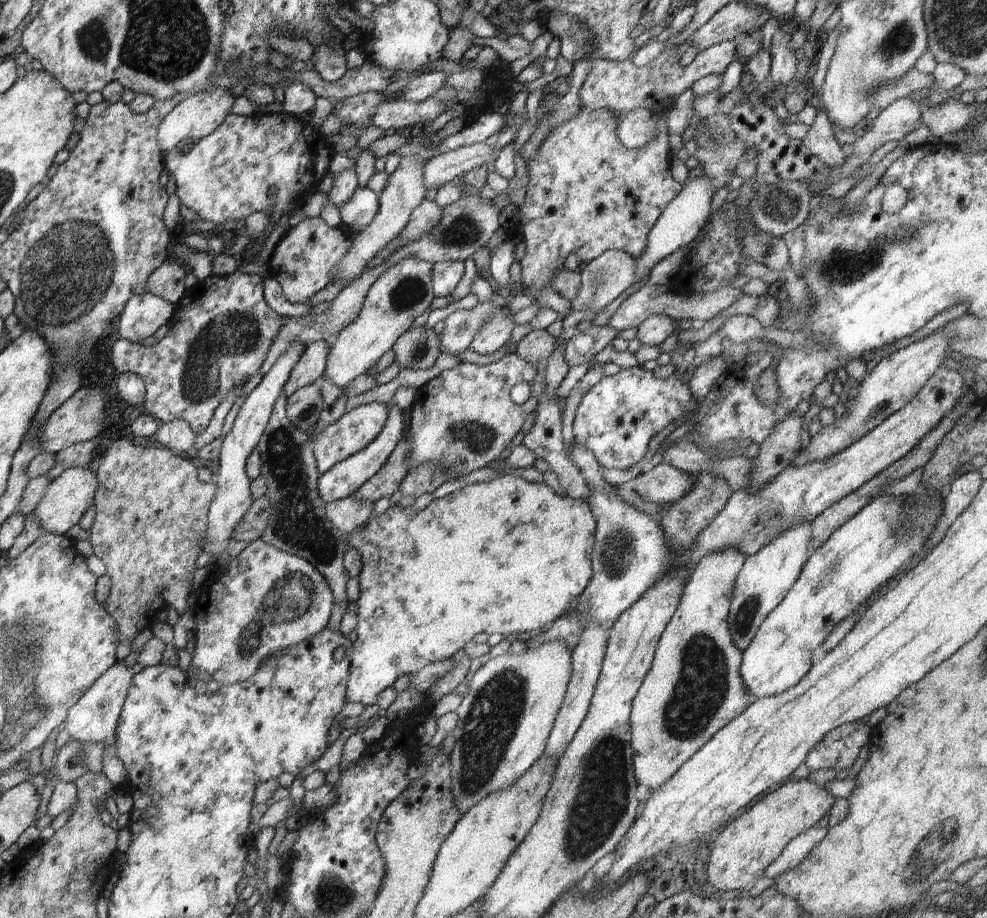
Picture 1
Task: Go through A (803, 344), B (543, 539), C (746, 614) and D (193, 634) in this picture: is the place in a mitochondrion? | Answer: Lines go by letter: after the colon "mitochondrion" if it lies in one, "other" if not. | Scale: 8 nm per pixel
A: other
B: other
C: mitochondrion
D: other

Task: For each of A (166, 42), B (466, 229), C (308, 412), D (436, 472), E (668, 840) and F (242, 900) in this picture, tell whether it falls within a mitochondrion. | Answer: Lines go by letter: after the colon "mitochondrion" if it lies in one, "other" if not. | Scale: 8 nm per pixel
A: mitochondrion
B: mitochondrion
C: mitochondrion
D: mitochondrion
E: other
F: other

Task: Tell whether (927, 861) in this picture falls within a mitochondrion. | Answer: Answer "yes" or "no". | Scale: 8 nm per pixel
yes

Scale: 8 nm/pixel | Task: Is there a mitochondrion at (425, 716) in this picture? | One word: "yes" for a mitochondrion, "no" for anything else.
no

